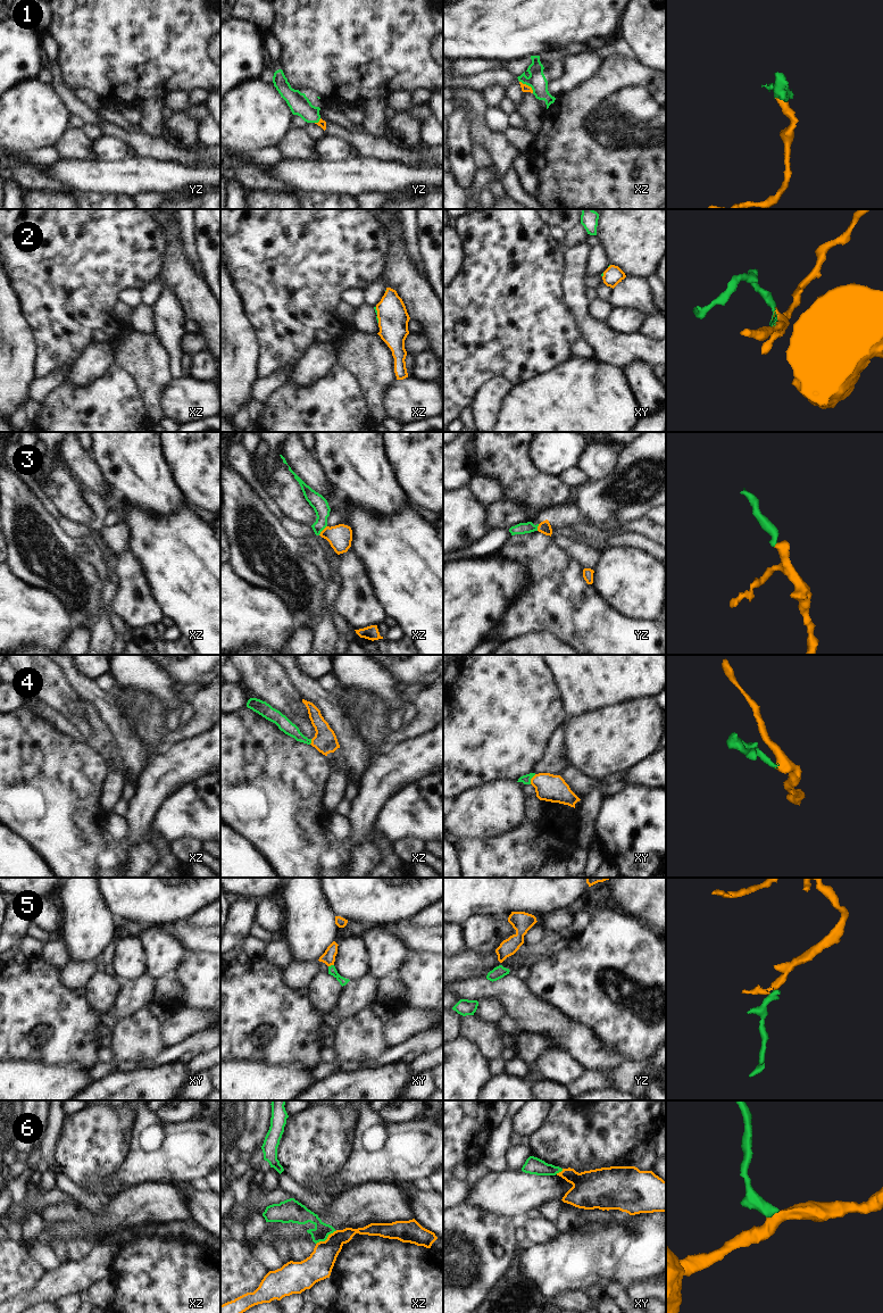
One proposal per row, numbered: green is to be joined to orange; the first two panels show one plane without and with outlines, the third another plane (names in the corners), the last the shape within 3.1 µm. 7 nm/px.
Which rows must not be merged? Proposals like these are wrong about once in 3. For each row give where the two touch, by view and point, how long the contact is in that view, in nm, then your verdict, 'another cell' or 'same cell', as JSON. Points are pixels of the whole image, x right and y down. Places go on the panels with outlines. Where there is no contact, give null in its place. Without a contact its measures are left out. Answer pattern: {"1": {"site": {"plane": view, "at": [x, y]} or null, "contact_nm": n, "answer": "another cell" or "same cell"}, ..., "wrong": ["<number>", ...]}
{"1": {"site": {"plane": "xz", "at": [527, 85]}, "contact_nm": 130, "answer": "same cell"}, "2": {"site": {"plane": "xz", "at": [376, 309]}, "contact_nm": 60, "answer": "same cell"}, "3": {"site": {"plane": "xz", "at": [323, 530]}, "contact_nm": 90, "answer": "same cell"}, "4": {"site": {"plane": "xy", "at": [531, 779]}, "contact_nm": 80, "answer": "same cell"}, "5": {"site": {"plane": "xy", "at": [331, 964]}, "contact_nm": 40, "answer": "same cell"}, "6": {"site": {"plane": "xz", "at": [327, 1238]}, "contact_nm": 180, "answer": "another cell"}, "wrong": ["6"]}

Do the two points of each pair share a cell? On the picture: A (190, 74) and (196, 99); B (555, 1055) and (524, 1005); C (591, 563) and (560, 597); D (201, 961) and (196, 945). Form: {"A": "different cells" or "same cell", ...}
{"A": "different cells", "B": "different cells", "C": "different cells", "D": "different cells"}

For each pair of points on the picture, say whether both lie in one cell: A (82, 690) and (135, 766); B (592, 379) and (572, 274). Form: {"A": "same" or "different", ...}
{"A": "same", "B": "different"}

